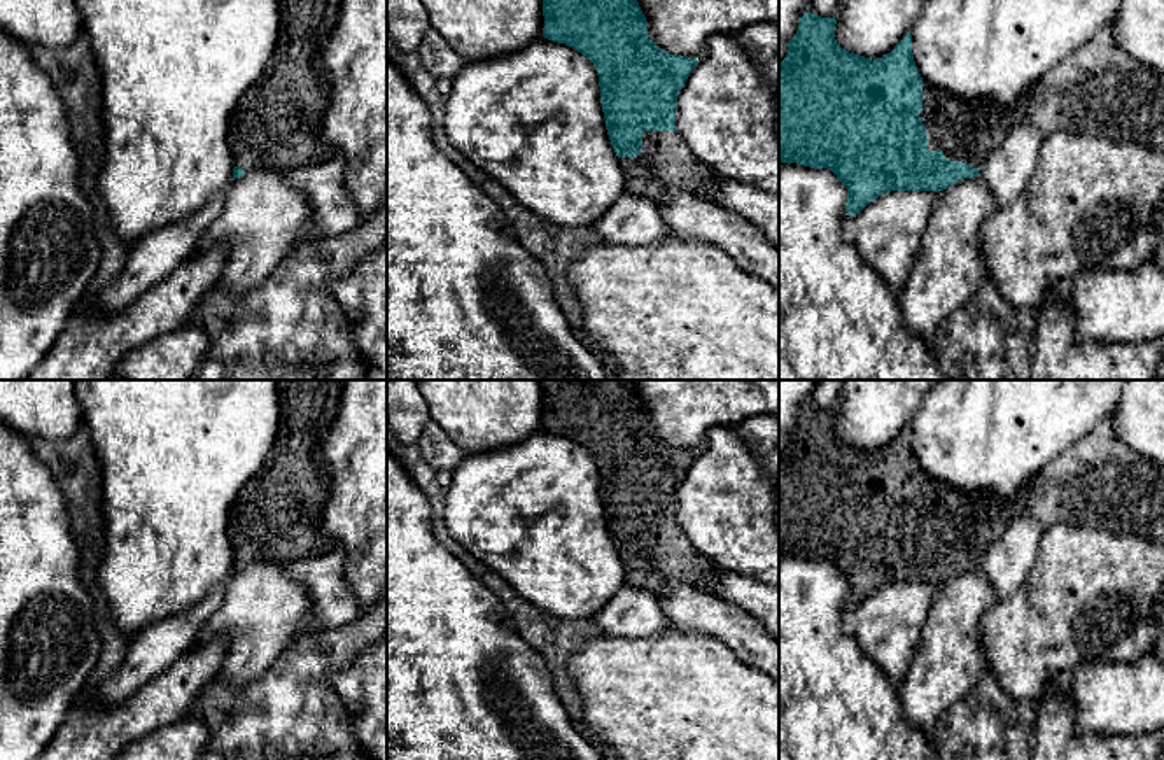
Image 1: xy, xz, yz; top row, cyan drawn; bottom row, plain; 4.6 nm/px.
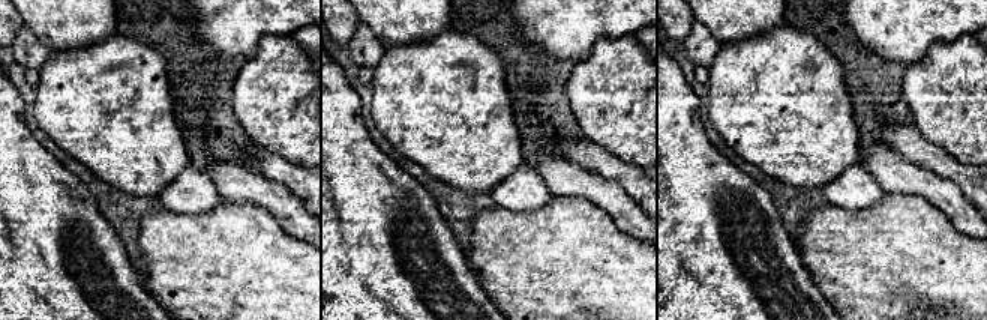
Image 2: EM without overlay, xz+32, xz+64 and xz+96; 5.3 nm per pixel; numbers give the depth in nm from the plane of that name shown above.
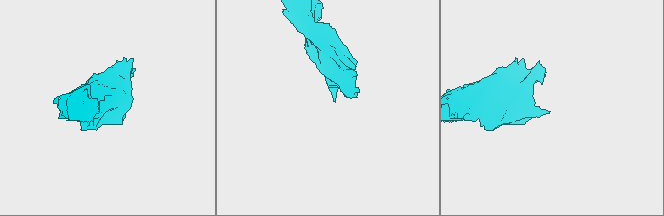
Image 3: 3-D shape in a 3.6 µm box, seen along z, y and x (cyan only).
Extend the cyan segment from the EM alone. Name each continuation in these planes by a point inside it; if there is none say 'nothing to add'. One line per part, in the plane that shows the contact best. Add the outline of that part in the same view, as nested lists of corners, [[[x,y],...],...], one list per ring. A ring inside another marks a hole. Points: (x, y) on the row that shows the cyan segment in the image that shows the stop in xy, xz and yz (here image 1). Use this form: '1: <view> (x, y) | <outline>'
1: yz (963, 130) | [[[922,81],[919,117],[929,138],[926,149],[942,151],[949,161],[980,168],[1008,130],[1026,119],[1026,105],[1034,88],[1027,89],[1012,109],[998,109],[989,102],[959,100]]]

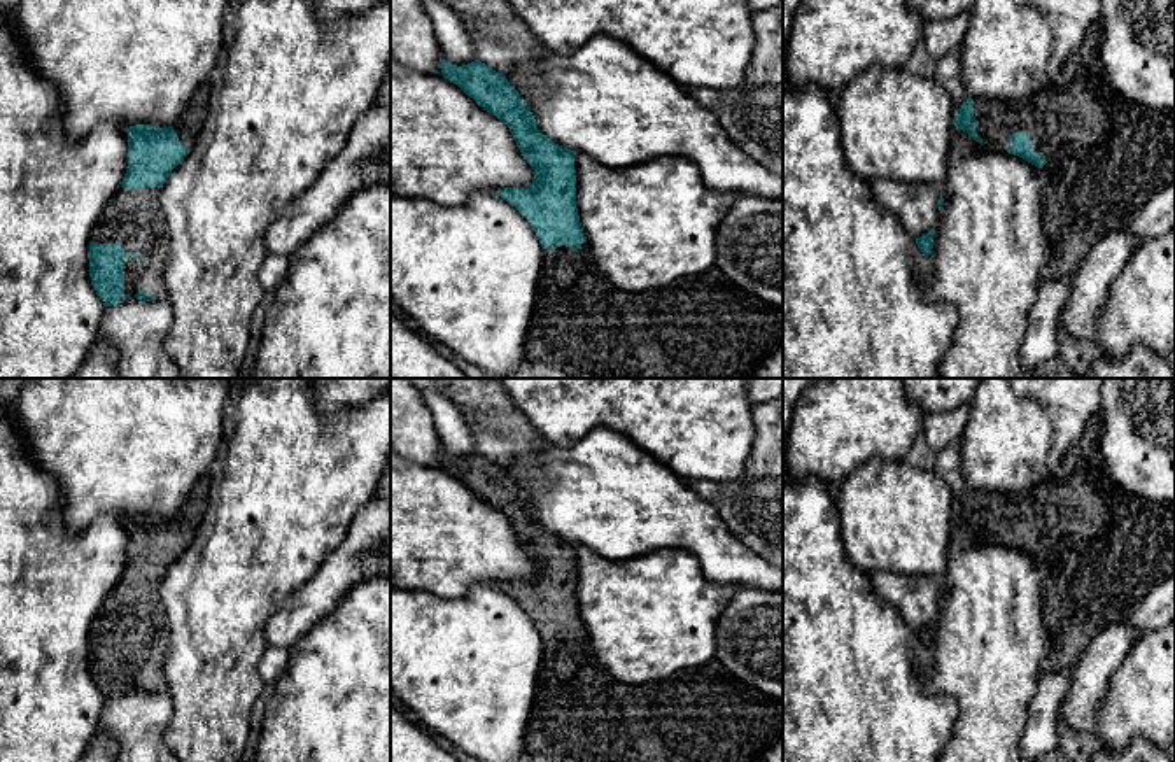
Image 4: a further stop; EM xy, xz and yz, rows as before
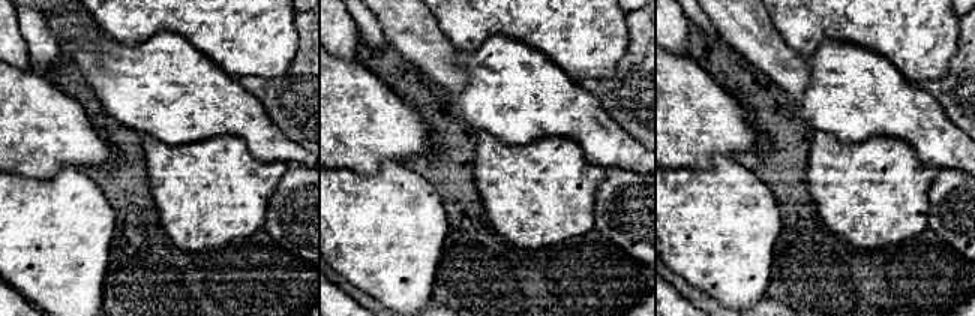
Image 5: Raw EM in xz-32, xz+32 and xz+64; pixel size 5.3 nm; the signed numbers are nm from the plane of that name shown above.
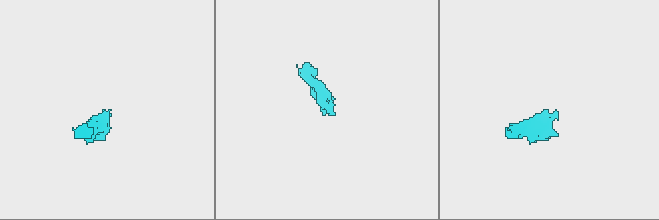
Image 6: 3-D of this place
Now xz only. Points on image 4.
1: xz (703, 326) | [[[583,242],[578,250],[566,245],[557,249],[543,249],[543,273],[538,282],[536,307],[531,315],[525,338],[525,357],[548,364],[569,378],[744,378],[762,359],[783,342],[783,312],[748,291],[737,287],[716,266],[704,273],[690,275],[674,280],[658,289],[629,291],[616,287],[594,261],[588,242]]]

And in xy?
1: xy (133, 218) | [[[161,187],[123,189],[109,201],[91,231],[93,243],[121,243],[124,252],[124,296],[137,293],[166,298],[163,270],[170,240],[159,203]]]

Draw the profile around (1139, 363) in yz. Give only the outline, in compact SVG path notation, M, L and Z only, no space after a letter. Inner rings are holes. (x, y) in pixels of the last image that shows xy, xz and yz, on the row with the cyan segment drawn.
M1133 345L1121 359L1100 354L1082 378L1175 378L1175 371L1145 345Z

